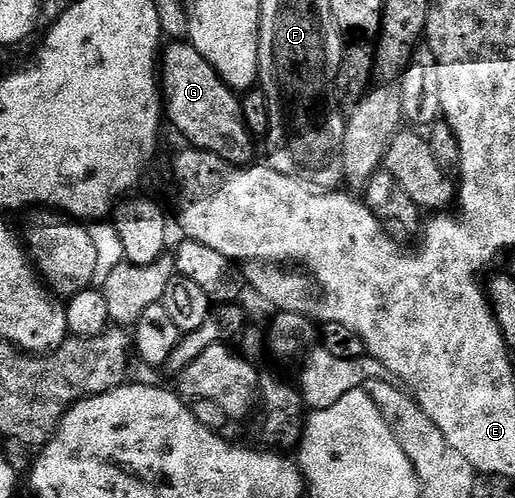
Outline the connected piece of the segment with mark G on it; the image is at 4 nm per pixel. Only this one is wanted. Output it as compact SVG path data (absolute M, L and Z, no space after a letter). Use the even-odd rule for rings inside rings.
M172 42L168 45L163 49L162 63L158 68L158 75L162 81L162 99L166 105L167 123L173 124L192 143L189 145L195 151L209 152L222 158L227 164L233 164L239 168L251 165L257 159L257 141L247 128L241 97L214 70L214 66L210 66L210 62L206 62L206 58L198 54L198 50L191 42Z

